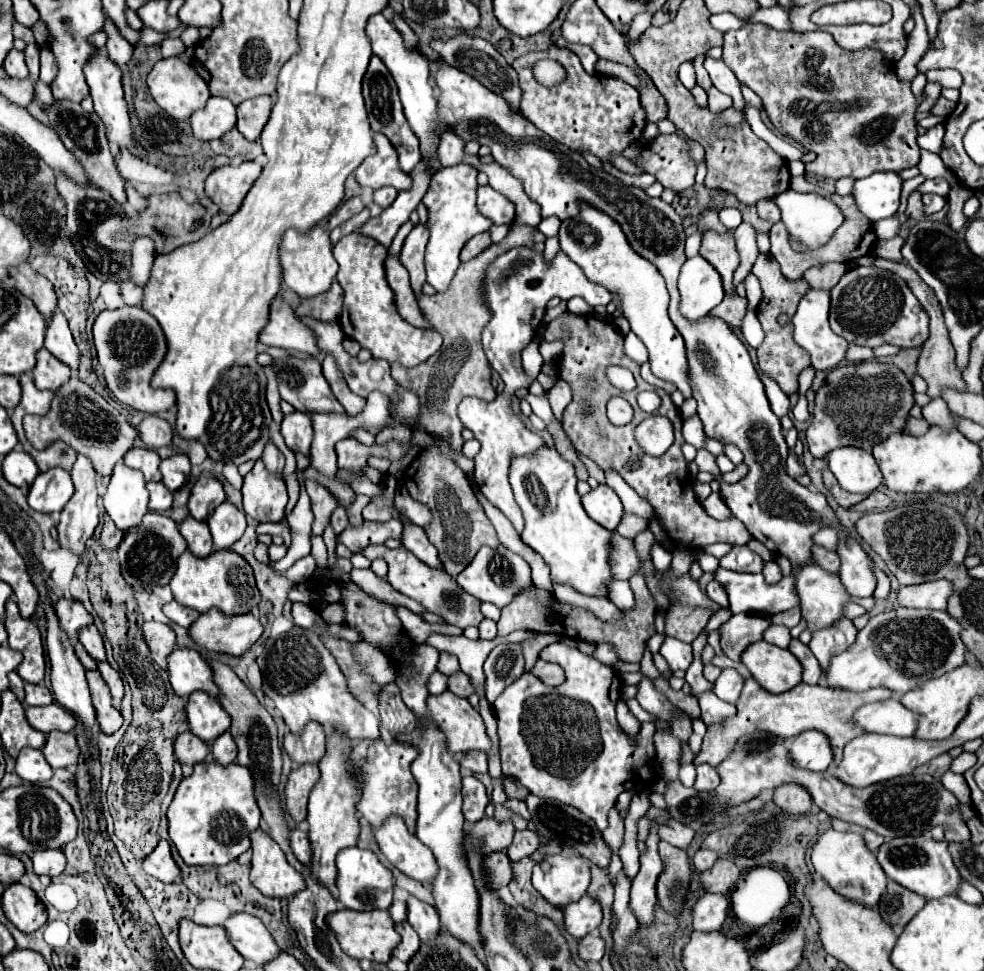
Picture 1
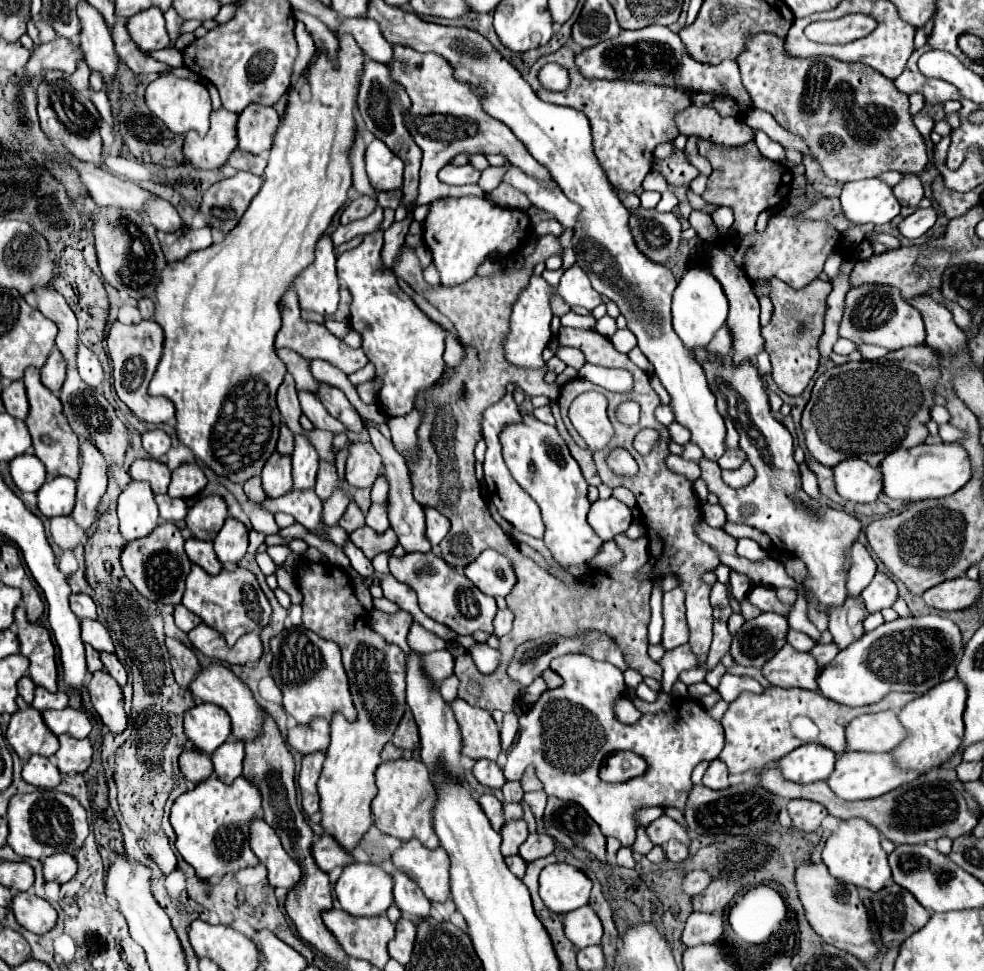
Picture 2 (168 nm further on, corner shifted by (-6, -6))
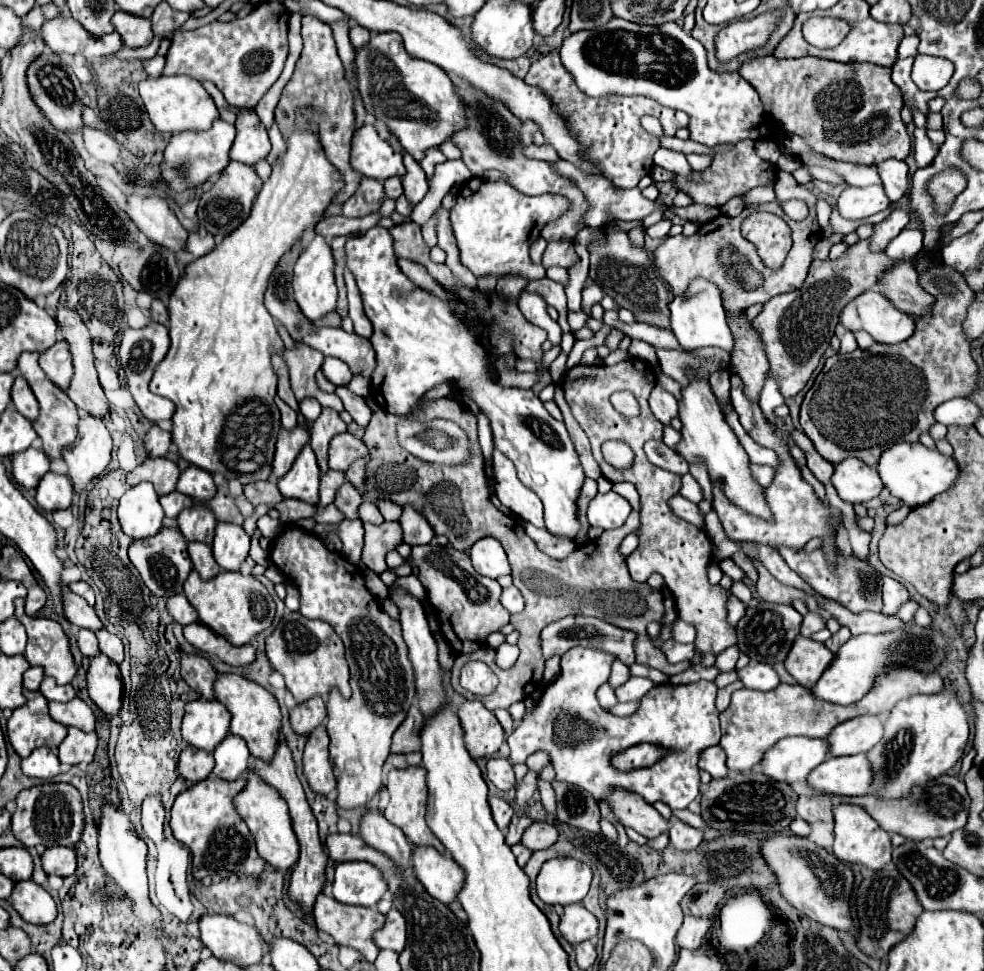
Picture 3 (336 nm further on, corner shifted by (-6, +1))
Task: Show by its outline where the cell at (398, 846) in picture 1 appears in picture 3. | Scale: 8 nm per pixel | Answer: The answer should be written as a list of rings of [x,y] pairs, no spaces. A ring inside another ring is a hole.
[[[418,845],[412,851],[412,865],[418,881],[430,897],[436,897],[444,905],[456,899],[464,873],[448,853],[438,853],[434,847]]]

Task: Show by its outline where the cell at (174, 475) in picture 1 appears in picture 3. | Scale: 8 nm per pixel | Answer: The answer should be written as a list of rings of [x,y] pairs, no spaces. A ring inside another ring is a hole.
[[[190,465],[188,469],[184,469],[180,473],[176,491],[196,499],[196,501],[208,501],[210,497],[214,497],[216,493],[216,485],[212,481],[212,475],[206,473],[204,469],[198,469],[194,465]]]

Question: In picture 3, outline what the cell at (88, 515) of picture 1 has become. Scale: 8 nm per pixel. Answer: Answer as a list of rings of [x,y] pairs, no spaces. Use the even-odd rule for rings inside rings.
[[[82,415],[78,423],[78,437],[72,449],[64,449],[68,477],[74,483],[74,493],[84,493],[110,463],[112,439],[104,423],[92,415]]]

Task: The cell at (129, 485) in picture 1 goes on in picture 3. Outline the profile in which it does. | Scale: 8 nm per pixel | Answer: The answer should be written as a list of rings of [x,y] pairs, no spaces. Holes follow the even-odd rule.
[[[150,483],[130,487],[118,505],[118,519],[122,531],[132,539],[146,539],[158,533],[162,527],[164,511],[158,503],[158,495]]]

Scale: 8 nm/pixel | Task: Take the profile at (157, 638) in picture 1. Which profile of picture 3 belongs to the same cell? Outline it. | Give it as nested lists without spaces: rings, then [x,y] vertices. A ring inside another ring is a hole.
[[[182,653],[180,657],[182,663],[182,679],[204,699],[214,699],[214,691],[212,691],[212,683],[216,679],[216,671],[210,665],[208,659],[204,659],[202,655],[188,655]]]

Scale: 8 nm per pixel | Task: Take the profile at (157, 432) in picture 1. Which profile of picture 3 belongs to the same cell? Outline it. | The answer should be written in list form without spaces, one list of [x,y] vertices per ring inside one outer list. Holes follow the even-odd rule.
[[[154,425],[144,437],[144,447],[148,449],[150,457],[164,457],[168,453],[170,439],[172,437],[168,431],[162,431],[158,425]]]

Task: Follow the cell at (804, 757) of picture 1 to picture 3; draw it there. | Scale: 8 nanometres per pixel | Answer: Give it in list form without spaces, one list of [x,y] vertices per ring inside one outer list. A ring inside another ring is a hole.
[[[784,737],[762,759],[764,773],[776,781],[806,781],[814,767],[830,757],[826,739]]]

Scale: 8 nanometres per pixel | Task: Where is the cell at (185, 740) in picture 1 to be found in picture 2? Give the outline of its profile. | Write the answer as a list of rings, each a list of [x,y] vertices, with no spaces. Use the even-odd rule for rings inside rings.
[[[192,748],[190,750],[184,750],[180,754],[180,770],[182,770],[184,778],[190,780],[190,782],[194,782],[194,784],[204,782],[214,772],[212,762],[210,762],[210,756],[204,754],[204,752],[192,750]]]

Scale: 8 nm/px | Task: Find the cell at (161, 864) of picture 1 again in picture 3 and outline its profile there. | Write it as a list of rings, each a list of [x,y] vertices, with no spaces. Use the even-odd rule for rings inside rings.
[[[146,797],[142,803],[142,827],[148,839],[152,839],[156,845],[164,841],[164,807],[156,797]]]

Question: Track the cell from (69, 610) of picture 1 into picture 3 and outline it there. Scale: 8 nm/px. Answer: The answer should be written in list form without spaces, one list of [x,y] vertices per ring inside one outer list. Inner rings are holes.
[[[78,581],[78,583],[70,583],[68,587],[72,589],[72,593],[76,593],[76,595],[84,597],[84,599],[88,601],[88,605],[94,605],[94,591],[92,591],[92,587],[90,587],[90,585],[86,583],[86,581]]]

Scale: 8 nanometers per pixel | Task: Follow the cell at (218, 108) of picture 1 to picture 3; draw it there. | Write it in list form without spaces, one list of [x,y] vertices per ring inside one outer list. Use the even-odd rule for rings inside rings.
[[[216,119],[214,125],[208,131],[194,133],[194,131],[180,131],[172,135],[166,151],[164,151],[164,163],[162,163],[162,179],[170,185],[174,191],[190,189],[198,183],[204,183],[218,175],[228,163],[230,163],[230,147],[236,137],[236,127],[224,119]]]

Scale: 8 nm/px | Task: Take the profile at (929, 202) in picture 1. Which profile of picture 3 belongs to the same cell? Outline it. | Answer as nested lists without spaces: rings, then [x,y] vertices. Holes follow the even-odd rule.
[[[894,209],[882,223],[876,225],[876,231],[870,237],[872,249],[874,251],[886,249],[888,241],[894,239],[910,223],[910,219],[912,219],[912,211],[908,211],[908,209]]]

